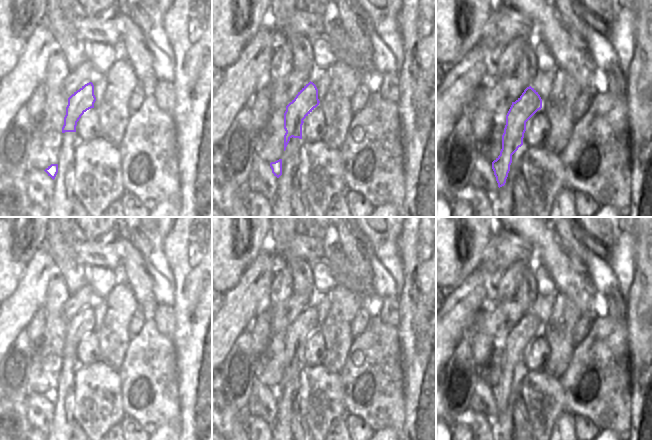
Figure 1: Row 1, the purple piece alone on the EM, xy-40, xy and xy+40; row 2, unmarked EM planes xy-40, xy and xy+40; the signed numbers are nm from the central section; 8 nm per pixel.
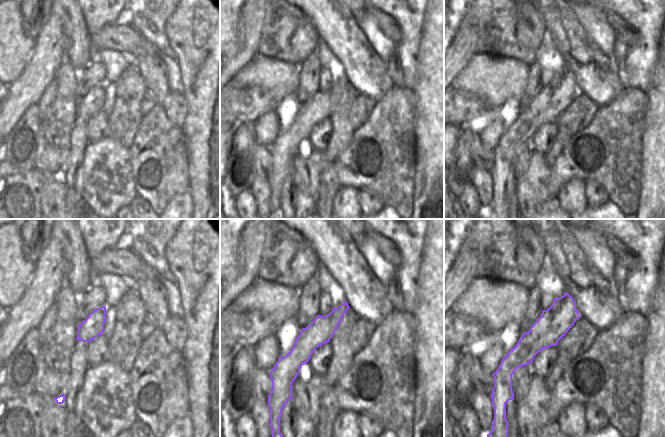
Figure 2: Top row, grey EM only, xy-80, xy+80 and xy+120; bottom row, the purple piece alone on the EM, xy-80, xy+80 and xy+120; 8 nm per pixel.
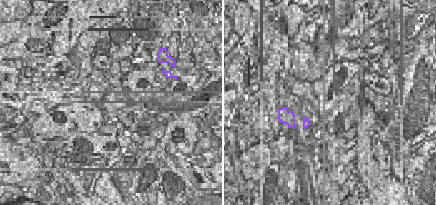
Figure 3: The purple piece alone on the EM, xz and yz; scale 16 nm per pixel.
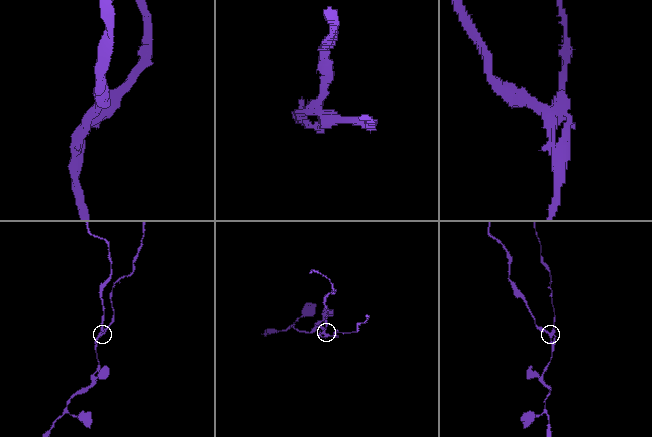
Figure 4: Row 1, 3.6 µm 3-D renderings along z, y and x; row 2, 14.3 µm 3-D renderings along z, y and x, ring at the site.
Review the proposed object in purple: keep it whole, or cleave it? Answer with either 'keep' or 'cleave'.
cleave

